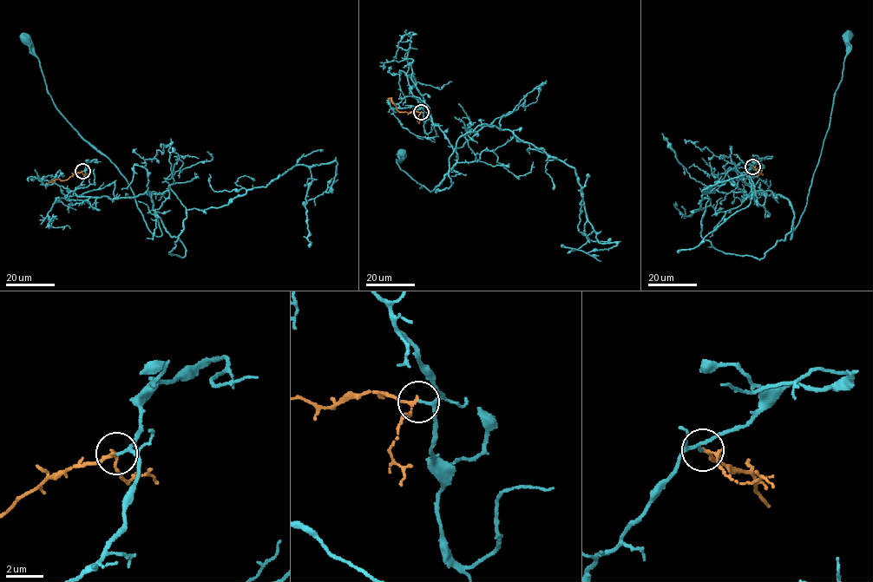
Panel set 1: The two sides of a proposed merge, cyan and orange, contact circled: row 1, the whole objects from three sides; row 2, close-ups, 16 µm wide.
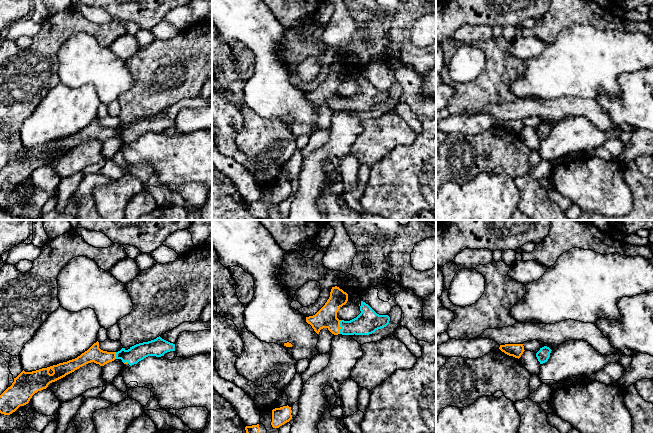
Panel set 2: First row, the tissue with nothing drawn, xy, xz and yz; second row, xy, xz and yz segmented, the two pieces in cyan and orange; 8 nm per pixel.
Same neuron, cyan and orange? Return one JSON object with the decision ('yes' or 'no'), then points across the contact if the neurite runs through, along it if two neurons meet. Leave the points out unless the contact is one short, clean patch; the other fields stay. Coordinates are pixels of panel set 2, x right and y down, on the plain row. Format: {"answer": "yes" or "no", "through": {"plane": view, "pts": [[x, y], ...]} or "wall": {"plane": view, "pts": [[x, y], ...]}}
{"answer": "yes", "through": {"plane": "xz", "pts": [[368, 97], [359, 102], [340, 102], [335, 102], [326, 93]]}}

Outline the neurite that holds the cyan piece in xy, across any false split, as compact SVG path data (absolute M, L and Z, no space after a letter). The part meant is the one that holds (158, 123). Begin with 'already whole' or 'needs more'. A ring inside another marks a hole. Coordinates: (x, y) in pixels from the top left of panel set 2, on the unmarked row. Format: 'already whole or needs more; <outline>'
needs more; M160 112L148 118L136 120L128 126L122 124L118 128L101 126L97 117L75 135L32 148L23 146L14 154L12 161L0 171L0 189L4 191L12 190L20 182L28 180L35 169L46 165L50 159L65 153L88 139L94 138L104 142L115 135L121 135L124 140L132 142L148 132L161 133L170 127L175 127L175 120L162 115Z

